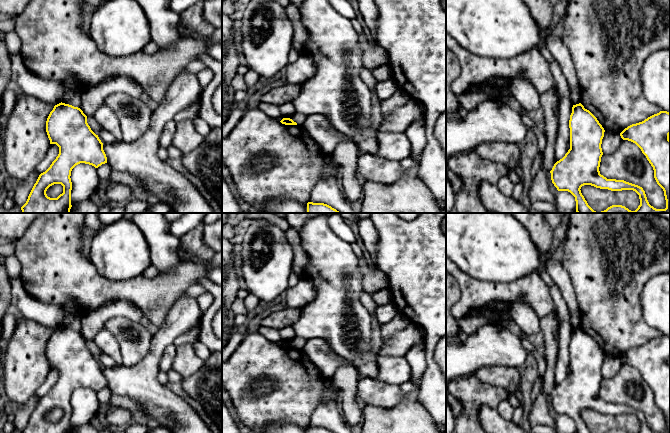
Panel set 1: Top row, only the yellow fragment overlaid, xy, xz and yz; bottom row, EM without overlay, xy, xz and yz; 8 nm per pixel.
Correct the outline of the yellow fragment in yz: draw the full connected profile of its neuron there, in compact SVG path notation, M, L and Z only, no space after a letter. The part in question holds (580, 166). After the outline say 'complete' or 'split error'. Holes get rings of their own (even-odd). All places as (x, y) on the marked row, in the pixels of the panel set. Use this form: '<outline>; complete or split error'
M581 103L572 107L569 128L570 149L554 164L550 173L558 191L568 191L575 197L577 213L670 213L669 112L660 111L620 133L623 140L631 141L641 149L653 167L654 178L664 191L665 209L651 206L642 187L624 180L607 179L600 174L603 155L601 144L605 130ZM584 185L611 191L633 190L639 195L640 205L635 211L622 205L612 205L604 211L596 212L581 193L580 189Z; complete

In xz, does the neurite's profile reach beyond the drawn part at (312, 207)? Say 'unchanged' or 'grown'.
unchanged

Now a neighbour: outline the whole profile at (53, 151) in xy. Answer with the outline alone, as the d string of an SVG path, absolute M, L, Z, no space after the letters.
M50 144L46 157L37 165L35 172L41 174L45 172L59 154L59 147L56 144Z

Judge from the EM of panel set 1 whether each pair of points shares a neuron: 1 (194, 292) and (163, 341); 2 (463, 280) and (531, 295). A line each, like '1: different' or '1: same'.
1: different
2: same

